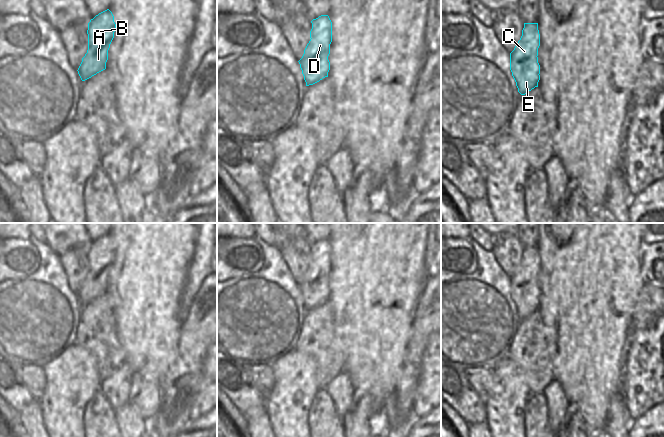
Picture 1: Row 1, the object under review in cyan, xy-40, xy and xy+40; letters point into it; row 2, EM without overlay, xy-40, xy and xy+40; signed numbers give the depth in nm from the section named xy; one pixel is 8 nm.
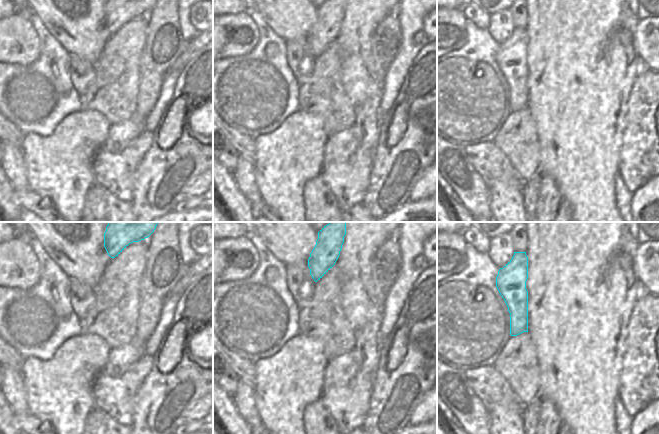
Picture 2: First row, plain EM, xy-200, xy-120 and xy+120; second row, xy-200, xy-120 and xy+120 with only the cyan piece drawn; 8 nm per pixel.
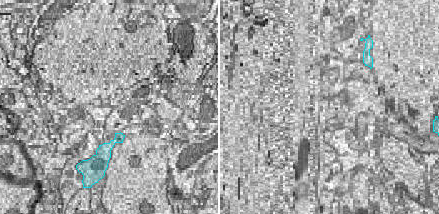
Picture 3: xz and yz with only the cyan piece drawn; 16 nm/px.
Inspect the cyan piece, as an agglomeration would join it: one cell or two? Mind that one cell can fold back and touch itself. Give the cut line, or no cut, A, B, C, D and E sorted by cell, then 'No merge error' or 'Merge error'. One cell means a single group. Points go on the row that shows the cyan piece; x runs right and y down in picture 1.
No split. Groups: A B C D E. No merge error

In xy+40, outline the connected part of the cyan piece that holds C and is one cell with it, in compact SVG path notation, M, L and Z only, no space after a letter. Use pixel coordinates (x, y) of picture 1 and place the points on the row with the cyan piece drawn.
M524 23L522 36L510 53L510 70L521 95L538 87L540 80L540 65L537 57L539 46L538 23Z

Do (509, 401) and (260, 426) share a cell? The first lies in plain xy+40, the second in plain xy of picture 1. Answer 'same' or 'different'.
different

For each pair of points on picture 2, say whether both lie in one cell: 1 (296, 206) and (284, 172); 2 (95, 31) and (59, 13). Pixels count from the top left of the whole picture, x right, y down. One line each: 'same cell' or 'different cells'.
1: same cell
2: same cell

